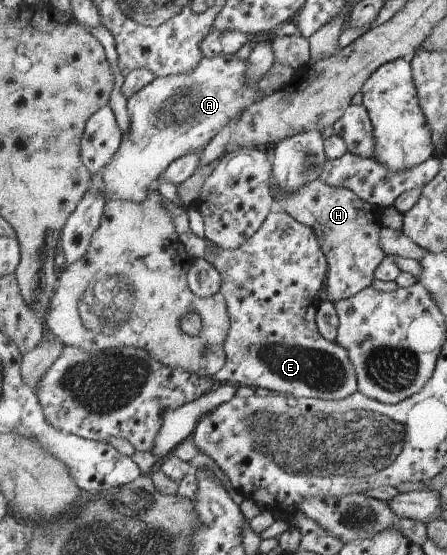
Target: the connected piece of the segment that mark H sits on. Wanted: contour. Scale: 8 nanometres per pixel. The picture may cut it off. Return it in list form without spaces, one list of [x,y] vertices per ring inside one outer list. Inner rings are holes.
[[[318,180],[308,183],[296,194],[289,196],[283,194],[276,184],[272,187],[275,197],[277,197],[277,208],[291,214],[303,225],[309,226],[316,231],[318,242],[322,245],[323,251],[330,258],[331,266],[326,277],[326,292],[328,300],[336,303],[344,299],[349,299],[357,295],[360,291],[367,289],[373,283],[375,270],[383,263],[386,258],[385,250],[382,246],[382,219],[384,207],[365,201],[358,193],[345,186],[332,186],[325,180]],[[355,253],[355,267],[339,267],[349,263],[349,257]]]

